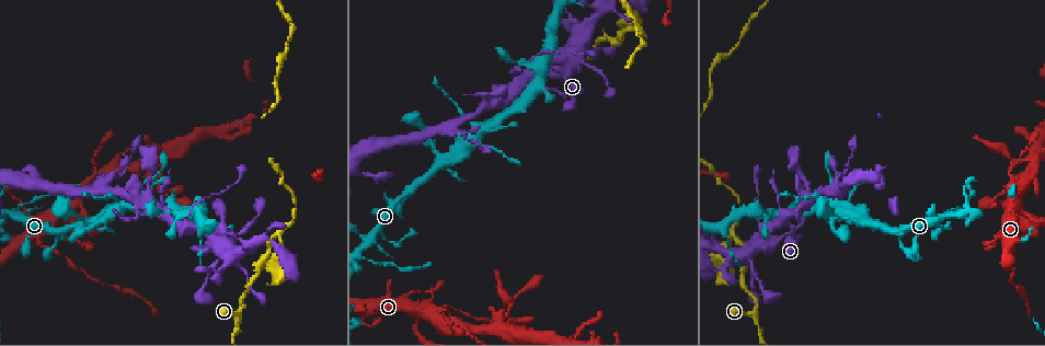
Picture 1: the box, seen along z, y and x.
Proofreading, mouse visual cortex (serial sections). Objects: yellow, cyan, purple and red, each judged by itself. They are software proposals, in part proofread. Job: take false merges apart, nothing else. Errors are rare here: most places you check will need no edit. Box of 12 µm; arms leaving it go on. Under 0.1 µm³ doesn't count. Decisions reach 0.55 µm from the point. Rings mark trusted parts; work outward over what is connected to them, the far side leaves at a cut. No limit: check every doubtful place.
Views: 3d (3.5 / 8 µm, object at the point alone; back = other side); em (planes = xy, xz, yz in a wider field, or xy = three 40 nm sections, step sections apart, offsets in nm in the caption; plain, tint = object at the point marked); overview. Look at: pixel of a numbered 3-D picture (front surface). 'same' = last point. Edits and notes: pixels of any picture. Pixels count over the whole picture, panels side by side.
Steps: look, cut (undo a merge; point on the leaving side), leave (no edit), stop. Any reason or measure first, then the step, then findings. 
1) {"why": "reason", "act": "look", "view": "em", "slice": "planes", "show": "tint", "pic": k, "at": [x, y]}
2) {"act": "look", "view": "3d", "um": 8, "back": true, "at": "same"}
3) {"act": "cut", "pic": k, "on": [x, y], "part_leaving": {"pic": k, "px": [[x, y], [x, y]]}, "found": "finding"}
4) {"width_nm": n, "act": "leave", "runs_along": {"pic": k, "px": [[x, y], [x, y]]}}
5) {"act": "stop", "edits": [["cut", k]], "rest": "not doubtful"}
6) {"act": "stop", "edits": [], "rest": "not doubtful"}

{"why": "abrupt turn", "act": "look", "view": "3d", "um": 3.5, "pic": 1, "at": [241, 304]}

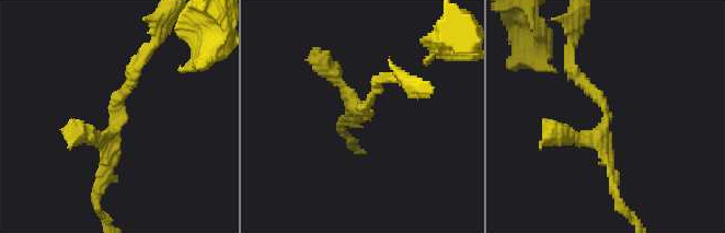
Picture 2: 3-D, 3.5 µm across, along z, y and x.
{"why": "shape alone is not enough", "act": "look", "view": "em", "slice": "planes", "show": "tint", "pic": 2, "at": [363, 118]}

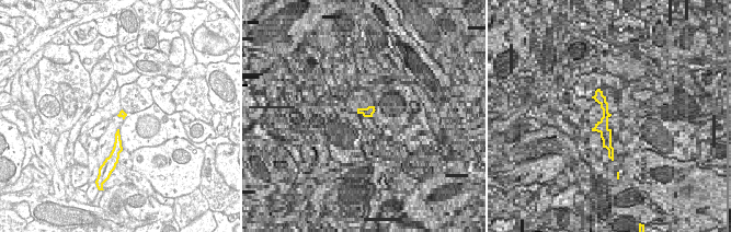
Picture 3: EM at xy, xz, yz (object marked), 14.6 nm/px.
{"why": "cut it another way", "act": "look", "view": "em", "slice": "xy", "step": 2, "show": "tint", "at": "same"}

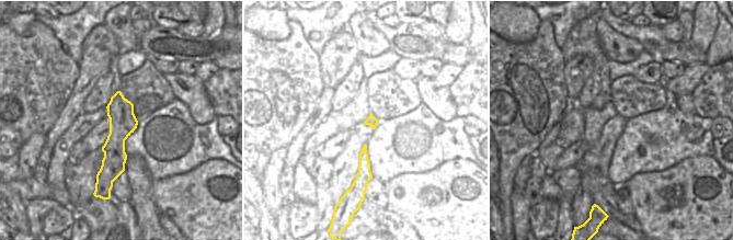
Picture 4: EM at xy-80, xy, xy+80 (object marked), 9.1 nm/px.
{"act": "leave", "runs_along": {"pic": 2, "px": [[82, 131], [115, 128], [142, 58]]}, "found": "continuous, no second cell"}

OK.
{"why": "three arms meet", "act": "look", "view": "3d", "um": 3.5, "pic": 1, "at": [628, 29]}

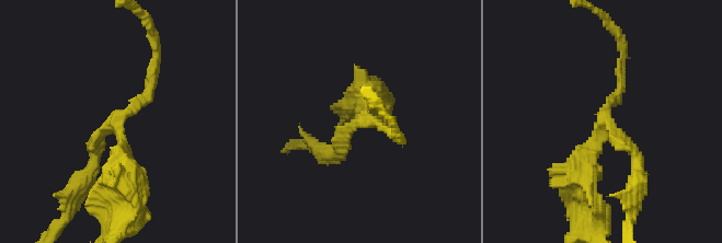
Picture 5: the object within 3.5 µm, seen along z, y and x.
{"why": "now the EM", "act": "look", "view": "em", "slice": "xy", "step": 1, "show": "tint", "pic": 5, "at": [114, 121]}

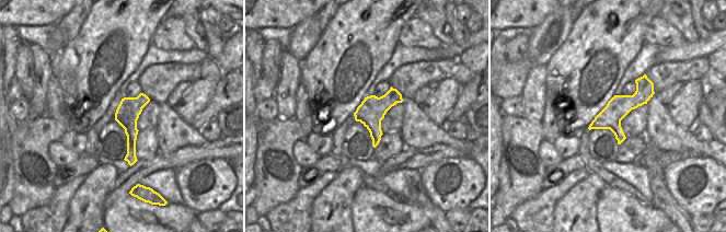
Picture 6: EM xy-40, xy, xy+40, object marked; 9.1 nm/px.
{"width_nm": 240, "act": "leave", "runs_along": {"pic": 6, "px": [[650, 85], [592, 126]]}, "found": "one cell here"}

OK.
{"why": "three-way junction", "act": "look", "view": "3d", "um": 8, "pic": 1, "at": [19, 218]}

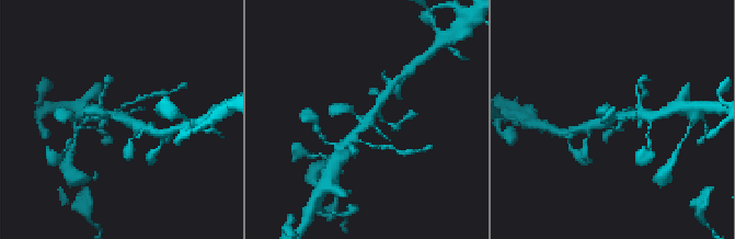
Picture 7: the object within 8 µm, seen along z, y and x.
{"why": "shape alone is not enough", "act": "look", "view": "em", "slice": "xy", "step": 1, "show": "tint", "pic": 7, "at": [120, 119]}

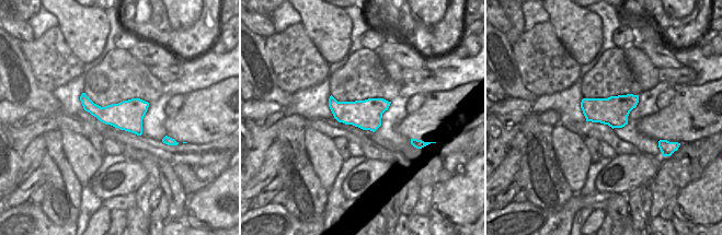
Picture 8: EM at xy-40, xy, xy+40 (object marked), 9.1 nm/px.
{"act": "leave", "runs_along": {"pic": 7, "px": [[383, 95], [377, 110], [345, 144]]}, "found": "continuous, no second cell"}

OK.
{"act": "stop", "edits": [], "rest": "not doubtful"}

